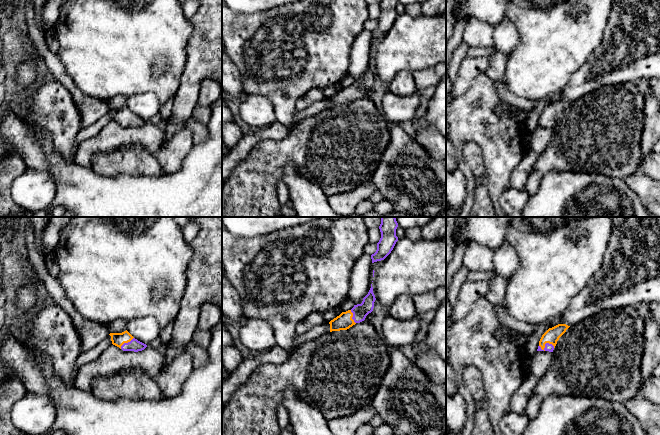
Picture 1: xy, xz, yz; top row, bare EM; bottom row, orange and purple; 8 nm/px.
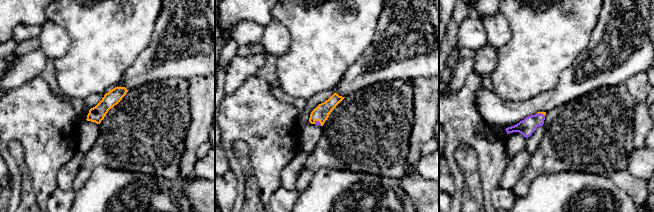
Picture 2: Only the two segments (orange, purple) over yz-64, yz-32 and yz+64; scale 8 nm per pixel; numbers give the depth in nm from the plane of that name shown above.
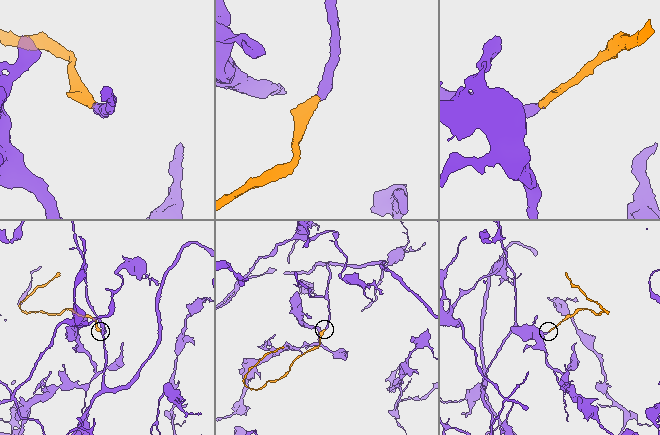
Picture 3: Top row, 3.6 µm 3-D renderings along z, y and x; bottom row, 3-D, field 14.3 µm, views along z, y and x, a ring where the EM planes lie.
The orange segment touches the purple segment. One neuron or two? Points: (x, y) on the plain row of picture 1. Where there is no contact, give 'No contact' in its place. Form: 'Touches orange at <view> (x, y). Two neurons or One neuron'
Touches orange at yz (545, 119). One neuron

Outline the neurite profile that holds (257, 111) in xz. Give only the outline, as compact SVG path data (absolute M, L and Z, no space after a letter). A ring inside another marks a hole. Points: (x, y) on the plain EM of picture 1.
M249 94L239 103L239 115L244 122L255 129L266 128L276 122L271 101L265 96Z

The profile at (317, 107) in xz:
M327 98L323 101L320 101L320 102L315 102L304 110L296 111L295 115L293 117L293 122L296 124L304 118L307 118L309 116L314 116L314 115L322 112L323 110L327 110L329 108L330 108L329 98Z

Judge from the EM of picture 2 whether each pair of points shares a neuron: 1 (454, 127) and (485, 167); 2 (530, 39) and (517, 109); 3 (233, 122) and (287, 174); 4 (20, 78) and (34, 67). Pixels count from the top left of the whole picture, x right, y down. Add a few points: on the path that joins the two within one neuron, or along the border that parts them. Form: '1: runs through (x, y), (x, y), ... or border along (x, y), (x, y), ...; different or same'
1: runs through (466, 132), (485, 151), (485, 155); same
2: border along (540, 93), (522, 101), (505, 101), (496, 95); different
3: border along (297, 150), (294, 157), (281, 172), (280, 186); different
4: runs through (23, 75), (31, 67); same

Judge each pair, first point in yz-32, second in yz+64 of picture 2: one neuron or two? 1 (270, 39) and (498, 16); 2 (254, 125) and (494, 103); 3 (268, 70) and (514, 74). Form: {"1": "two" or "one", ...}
{"1": "one", "2": "two", "3": "two"}

